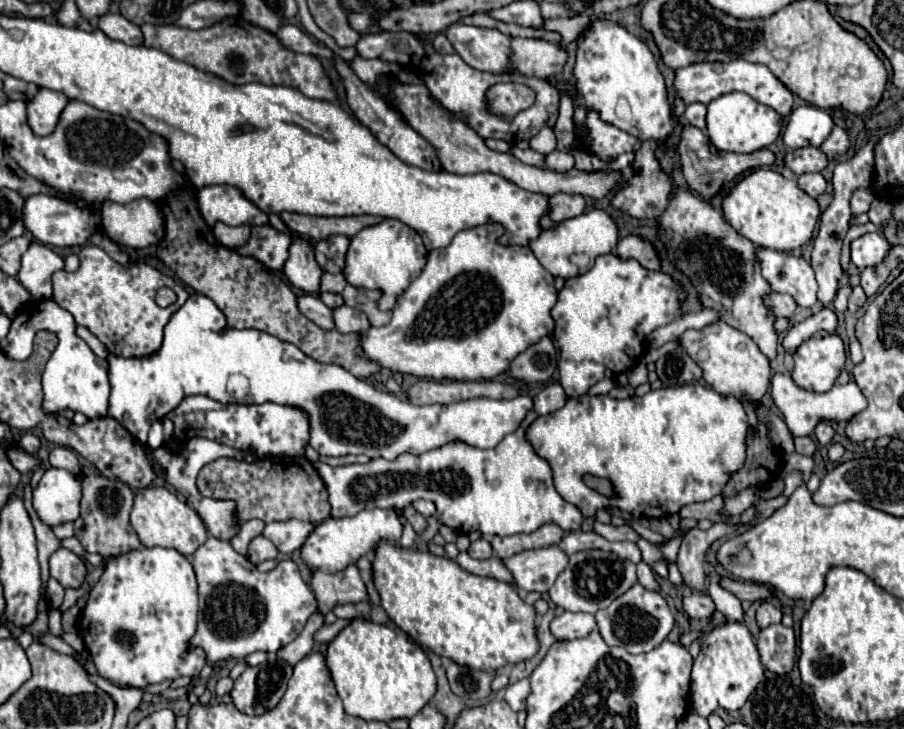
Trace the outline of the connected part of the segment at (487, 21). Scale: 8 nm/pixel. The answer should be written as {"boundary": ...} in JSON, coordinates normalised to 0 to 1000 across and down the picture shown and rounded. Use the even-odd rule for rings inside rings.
{"boundary":[[[525,19],[525,22],[519,22],[519,25],[512,25],[510,30],[514,30],[514,33],[525,33],[525,36],[539,36],[539,38],[552,38],[552,30],[550,27],[545,27],[543,22],[539,22],[539,19]]]}

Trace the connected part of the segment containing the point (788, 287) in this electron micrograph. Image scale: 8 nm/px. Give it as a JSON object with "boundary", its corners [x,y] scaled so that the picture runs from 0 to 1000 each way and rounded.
{"boundary":[[[842,340],[842,373],[857,401],[873,401],[884,420],[904,417],[904,384],[899,368],[888,354]]]}

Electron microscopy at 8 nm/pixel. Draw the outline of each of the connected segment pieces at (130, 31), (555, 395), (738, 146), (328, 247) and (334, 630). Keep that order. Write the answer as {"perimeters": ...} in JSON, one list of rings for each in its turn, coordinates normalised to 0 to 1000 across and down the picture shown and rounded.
{"perimeters":[[[[118,16],[118,19],[110,22],[107,36],[110,36],[110,41],[114,41],[125,55],[132,55],[132,58],[138,58],[138,60],[145,60],[145,63],[156,63],[156,58],[158,58],[154,36],[145,33],[134,19]]],[[[605,527],[592,546],[590,546],[590,551],[592,551],[592,565],[594,568],[610,568],[610,565],[614,565],[614,562],[618,562],[618,560],[623,560],[623,554],[627,551],[627,540],[623,538],[623,532],[621,532],[621,527]]],[[[824,126],[800,129],[789,140],[784,140],[782,145],[784,192],[787,198],[791,198],[791,203],[802,209],[826,211],[826,209],[837,209],[842,203],[848,203],[853,195],[860,192],[864,173],[866,173],[866,165],[855,148],[840,143],[837,137],[831,137],[831,132],[826,132]]],[[[366,324],[346,335],[348,354],[360,373],[377,373],[382,365],[382,346],[386,340],[384,324]]],[[[373,850],[371,856],[360,856],[360,859],[348,870],[348,878],[351,878],[351,881],[366,881],[366,878],[371,878],[371,872],[373,872],[384,856],[388,856],[388,850]]]]}

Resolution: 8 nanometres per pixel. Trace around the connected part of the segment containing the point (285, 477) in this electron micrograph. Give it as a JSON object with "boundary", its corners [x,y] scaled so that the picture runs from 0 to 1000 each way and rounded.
{"boundary":[[[306,626],[306,628],[300,628],[300,636],[271,636],[260,628],[242,628],[222,642],[218,653],[218,669],[229,683],[258,686],[262,691],[260,711],[264,719],[271,719],[280,711],[287,711],[291,716],[313,716],[313,713],[329,711],[329,713],[353,719],[366,708],[366,691],[364,691],[360,661],[355,658],[348,639],[340,628],[333,628],[333,626],[320,626],[320,628]]]}

